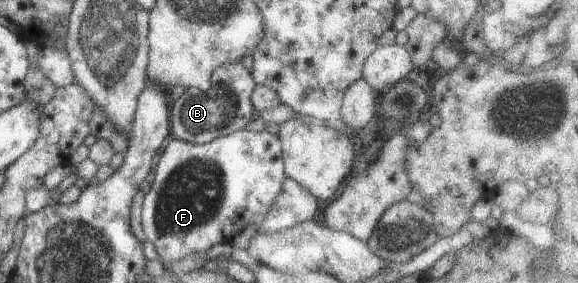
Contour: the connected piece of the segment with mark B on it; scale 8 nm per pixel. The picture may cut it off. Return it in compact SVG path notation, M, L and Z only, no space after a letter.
M241 61L221 63L211 71L209 89L199 91L195 87L189 87L180 97L173 100L168 112L171 135L181 141L202 144L245 128L247 122L255 115L255 109L250 102L253 89L255 81L250 71L241 65Z

